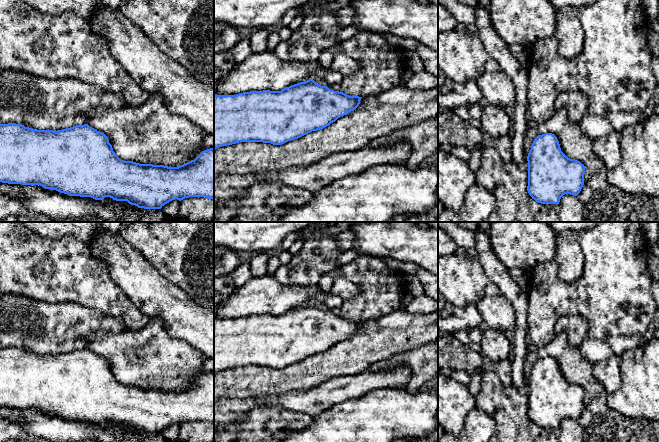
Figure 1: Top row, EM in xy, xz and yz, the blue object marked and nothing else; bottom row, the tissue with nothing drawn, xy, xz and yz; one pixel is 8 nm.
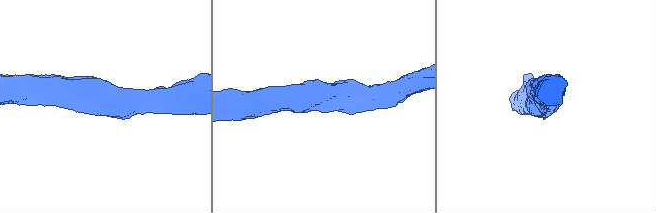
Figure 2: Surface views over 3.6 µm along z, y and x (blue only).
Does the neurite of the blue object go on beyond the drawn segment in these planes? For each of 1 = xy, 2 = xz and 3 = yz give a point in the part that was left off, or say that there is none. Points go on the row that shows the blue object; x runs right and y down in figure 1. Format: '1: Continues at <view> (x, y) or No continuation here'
1: No continuation here
2: No continuation here
3: No continuation here

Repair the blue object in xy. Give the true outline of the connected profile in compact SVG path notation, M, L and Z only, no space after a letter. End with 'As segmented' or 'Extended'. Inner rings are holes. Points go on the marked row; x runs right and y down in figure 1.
M0 124L0 182L21 185L40 185L69 196L91 197L103 200L110 197L127 201L144 209L161 209L172 200L189 197L214 199L214 147L202 151L194 160L178 167L140 164L120 159L113 151L108 137L88 124L76 125L58 131L37 130L22 124Z. As segmented

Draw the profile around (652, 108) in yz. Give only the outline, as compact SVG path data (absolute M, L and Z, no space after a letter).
M659 85L655 88L654 95L649 100L649 103L640 118L640 122L646 120L652 115L659 116Z

